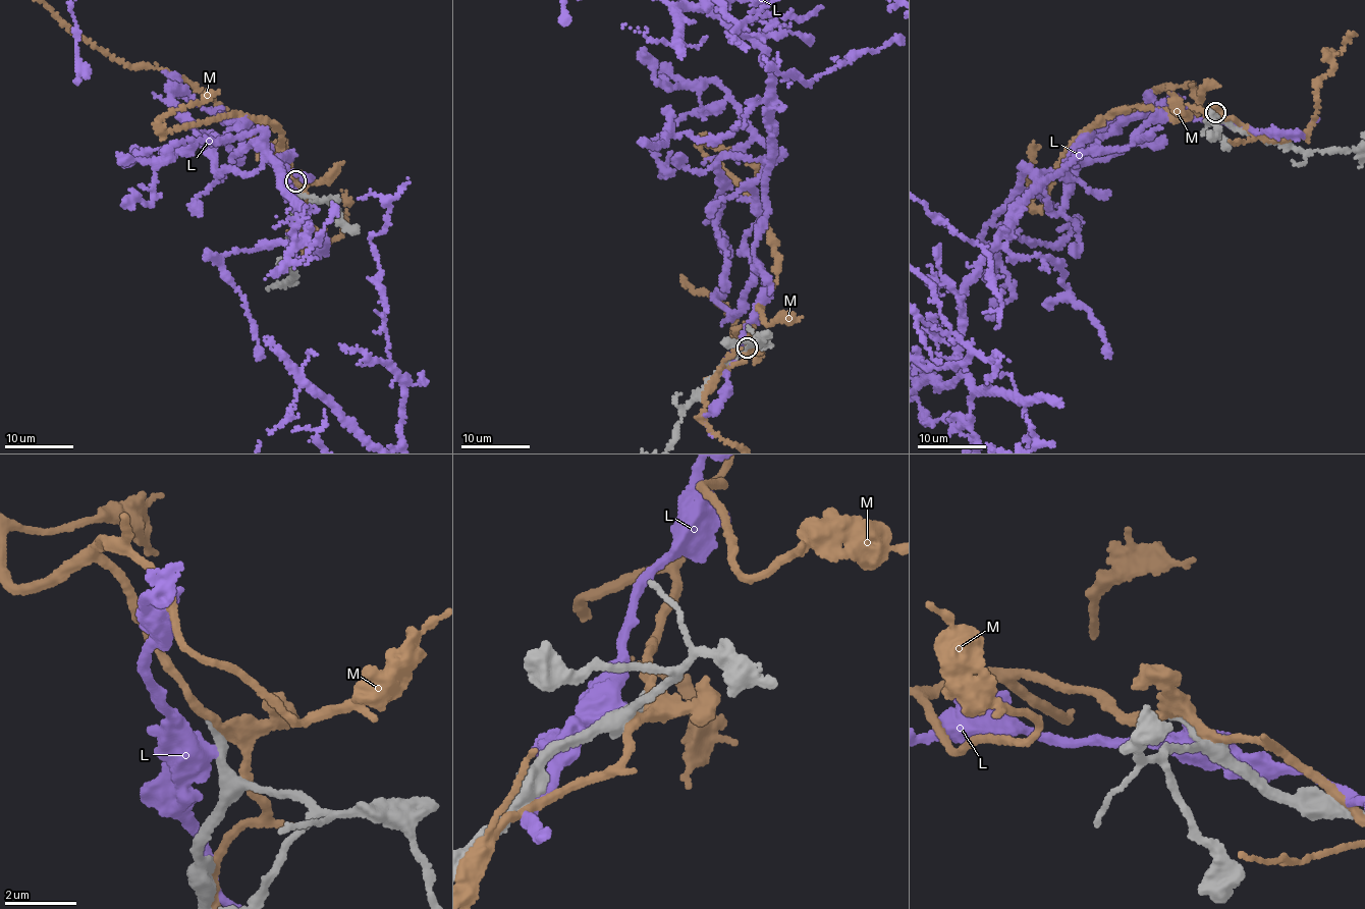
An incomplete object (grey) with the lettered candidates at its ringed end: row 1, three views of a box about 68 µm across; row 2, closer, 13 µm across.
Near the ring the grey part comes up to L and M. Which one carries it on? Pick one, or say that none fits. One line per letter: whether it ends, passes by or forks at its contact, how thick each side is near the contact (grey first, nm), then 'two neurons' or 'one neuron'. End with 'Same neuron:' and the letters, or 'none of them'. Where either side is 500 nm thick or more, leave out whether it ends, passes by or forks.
L: 480 nm thick on the grey side, 600 nm on the other; two neurons
M: it forks there; 360 nm thick on the grey side, 320 nm on the other; two neurons
Same neuron: none of them

